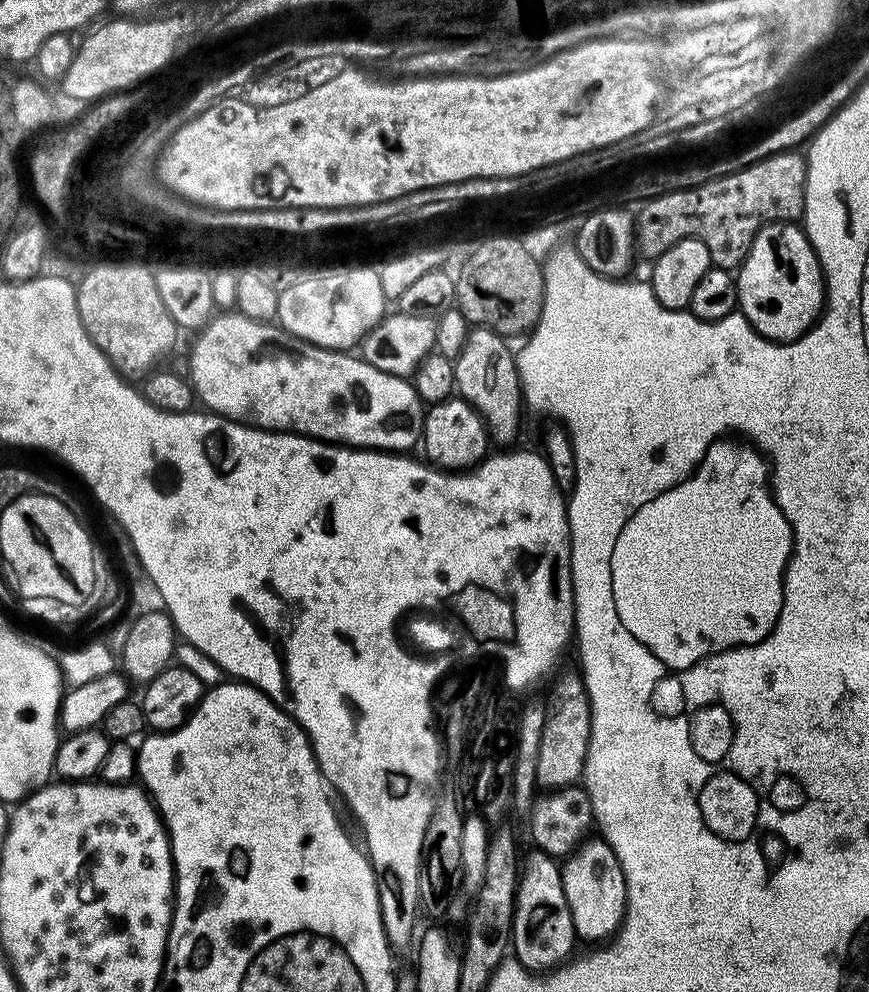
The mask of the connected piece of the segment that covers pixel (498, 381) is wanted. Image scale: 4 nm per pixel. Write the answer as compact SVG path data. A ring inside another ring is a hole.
M488 328L471 329L465 344L454 359L455 391L479 413L488 429L489 439L497 445L508 446L520 426L522 393L517 374L515 353L509 349L503 337Z

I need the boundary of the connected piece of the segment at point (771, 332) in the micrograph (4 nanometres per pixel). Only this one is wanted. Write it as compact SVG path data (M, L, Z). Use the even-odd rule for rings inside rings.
M796 222L763 225L751 240L752 245L749 246L744 261L743 256L739 261L740 273L737 271L734 276L739 311L752 323L752 328L759 336L777 342L796 340L819 321L820 313L826 308L824 271L820 268L816 252L812 249L808 237L804 235L803 227Z

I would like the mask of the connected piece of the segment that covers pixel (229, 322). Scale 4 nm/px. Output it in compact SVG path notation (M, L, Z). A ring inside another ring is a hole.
M228 310L223 314L213 315L212 319L199 329L196 341L190 349L189 370L190 383L194 389L194 396L200 400L205 409L211 410L215 415L225 416L228 420L234 420L249 426L255 426L265 430L275 430L277 432L291 432L298 436L311 436L313 440L323 440L329 444L337 446L347 446L350 448L362 448L365 450L379 450L393 454L404 454L421 443L424 431L425 405L422 403L415 387L403 376L391 376L382 370L374 370L359 355L349 354L344 350L335 348L317 348L315 344L306 344L303 340L290 338L288 333L281 330L275 323L263 320L252 320L248 316L241 316L239 311Z

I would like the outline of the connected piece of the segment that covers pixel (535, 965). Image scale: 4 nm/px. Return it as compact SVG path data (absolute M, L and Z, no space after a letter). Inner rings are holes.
M532 850L528 857L523 857L518 872L510 948L521 966L533 974L559 968L573 955L572 947L578 944L574 918L570 918L570 905L566 903L566 890L562 890L560 870L557 857L541 850Z

